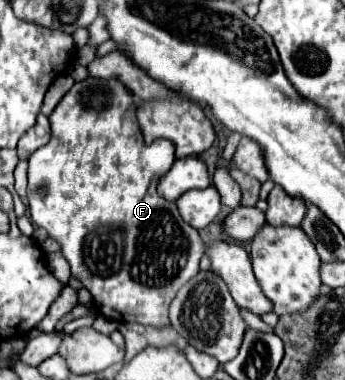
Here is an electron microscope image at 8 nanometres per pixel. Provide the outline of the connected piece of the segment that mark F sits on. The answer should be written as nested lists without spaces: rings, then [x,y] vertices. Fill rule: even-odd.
[[[87,77],[79,83],[75,83],[65,97],[61,99],[61,103],[55,107],[55,111],[51,113],[49,121],[51,121],[51,141],[37,149],[31,159],[29,159],[29,189],[27,189],[27,199],[29,199],[29,215],[31,221],[37,227],[47,229],[49,237],[57,239],[61,243],[61,253],[65,255],[65,259],[71,265],[71,275],[77,277],[79,281],[83,281],[85,289],[89,289],[89,293],[93,295],[93,307],[97,311],[101,311],[103,317],[119,321],[119,323],[139,323],[139,325],[149,325],[149,327],[169,327],[169,303],[173,301],[175,293],[179,291],[181,285],[187,283],[189,277],[199,273],[199,259],[205,253],[207,245],[203,243],[203,239],[199,237],[197,229],[185,225],[185,221],[181,219],[181,215],[177,215],[177,205],[165,201],[163,197],[157,195],[155,191],[155,183],[157,179],[169,171],[169,167],[175,161],[175,145],[169,139],[155,139],[153,143],[145,143],[143,139],[143,131],[137,123],[135,117],[135,99],[133,93],[129,89],[125,89],[125,85],[119,79],[95,79],[95,77]]]

